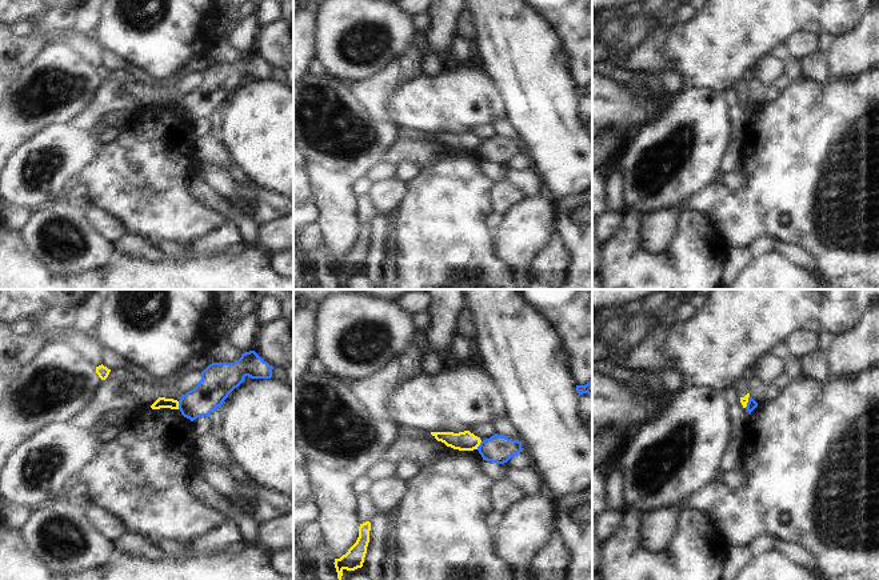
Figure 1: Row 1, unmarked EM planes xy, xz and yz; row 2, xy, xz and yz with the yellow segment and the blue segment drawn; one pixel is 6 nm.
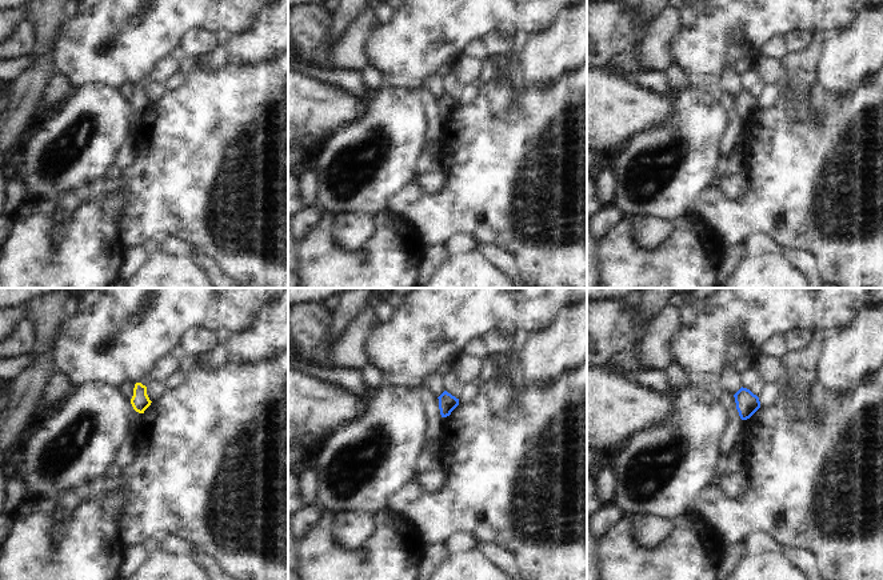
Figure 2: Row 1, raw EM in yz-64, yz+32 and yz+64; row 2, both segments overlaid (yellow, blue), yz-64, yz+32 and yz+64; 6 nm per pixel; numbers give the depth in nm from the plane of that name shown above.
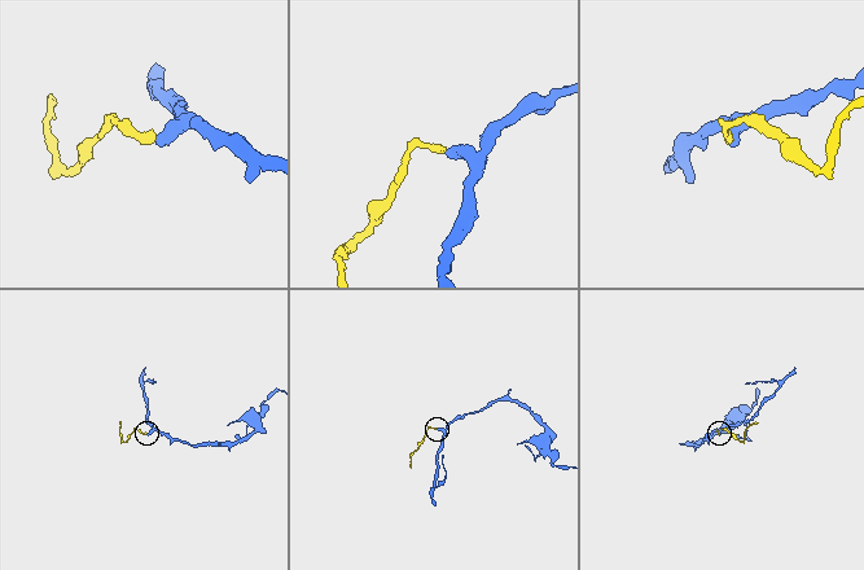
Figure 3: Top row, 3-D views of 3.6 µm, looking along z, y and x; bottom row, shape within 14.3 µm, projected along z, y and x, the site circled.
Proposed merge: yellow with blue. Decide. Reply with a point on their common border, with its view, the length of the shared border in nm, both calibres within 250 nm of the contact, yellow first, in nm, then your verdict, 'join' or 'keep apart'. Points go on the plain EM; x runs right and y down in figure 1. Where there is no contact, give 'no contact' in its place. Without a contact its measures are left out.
xy (178, 107) | 50 nm | 60/190 nm | keep apart

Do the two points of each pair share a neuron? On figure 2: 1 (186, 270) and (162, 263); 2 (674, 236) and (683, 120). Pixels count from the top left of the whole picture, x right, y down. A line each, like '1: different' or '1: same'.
1: same
2: different

